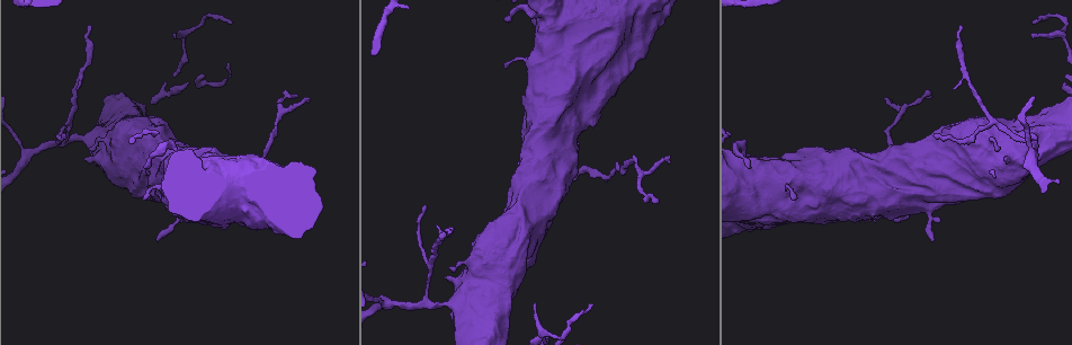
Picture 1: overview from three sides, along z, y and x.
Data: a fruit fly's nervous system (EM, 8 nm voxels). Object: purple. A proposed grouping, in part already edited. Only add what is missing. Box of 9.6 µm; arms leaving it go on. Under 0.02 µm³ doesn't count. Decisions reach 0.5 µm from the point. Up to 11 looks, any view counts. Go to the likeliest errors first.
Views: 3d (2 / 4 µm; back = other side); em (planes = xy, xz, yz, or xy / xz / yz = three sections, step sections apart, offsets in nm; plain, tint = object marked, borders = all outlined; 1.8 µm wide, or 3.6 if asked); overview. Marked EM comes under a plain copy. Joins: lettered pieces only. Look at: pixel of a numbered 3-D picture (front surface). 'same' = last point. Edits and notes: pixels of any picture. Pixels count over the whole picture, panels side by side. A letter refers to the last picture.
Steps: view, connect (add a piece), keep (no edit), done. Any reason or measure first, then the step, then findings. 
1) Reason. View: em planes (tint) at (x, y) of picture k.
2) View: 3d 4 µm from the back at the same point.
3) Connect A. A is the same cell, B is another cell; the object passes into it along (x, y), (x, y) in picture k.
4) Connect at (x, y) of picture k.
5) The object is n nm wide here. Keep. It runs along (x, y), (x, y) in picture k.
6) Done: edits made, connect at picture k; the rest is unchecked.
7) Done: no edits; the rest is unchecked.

Sudden change in width. View: 3d 4 µm at (745, 153) of picture 1.

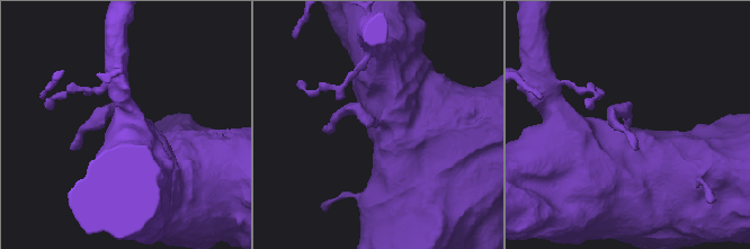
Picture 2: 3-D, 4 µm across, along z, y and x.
Now the EM. View: em 3.6 µm xy step 4 (tint) at (379, 123) of picture 2.

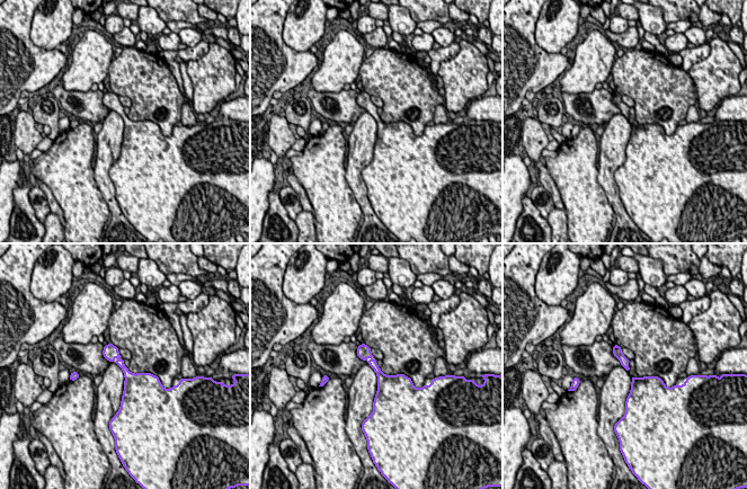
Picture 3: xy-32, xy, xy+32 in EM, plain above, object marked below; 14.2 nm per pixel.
View: em 3.6 µm planes (borders) at the same point.

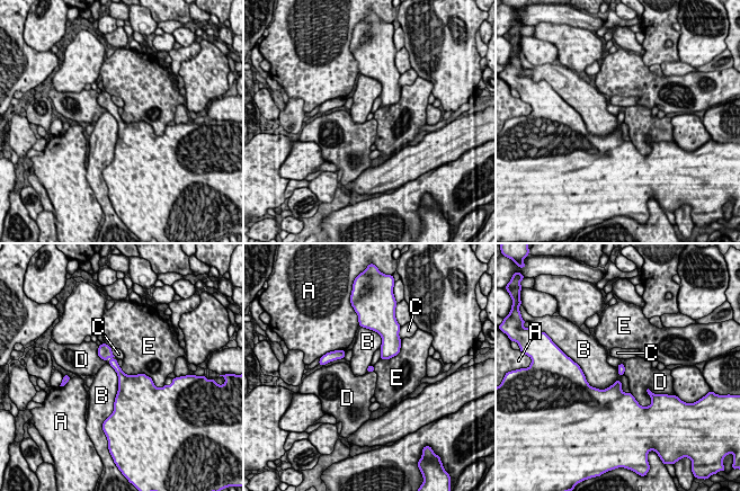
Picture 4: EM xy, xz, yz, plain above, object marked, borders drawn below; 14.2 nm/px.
Keep. A, B, C, D and E are other cells; a border runs along (584, 373), (630, 393) in picture 4; none of them fits.

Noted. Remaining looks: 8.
Thin end. View: em yz step 4 (tint) at (960, 25) of picture 1.

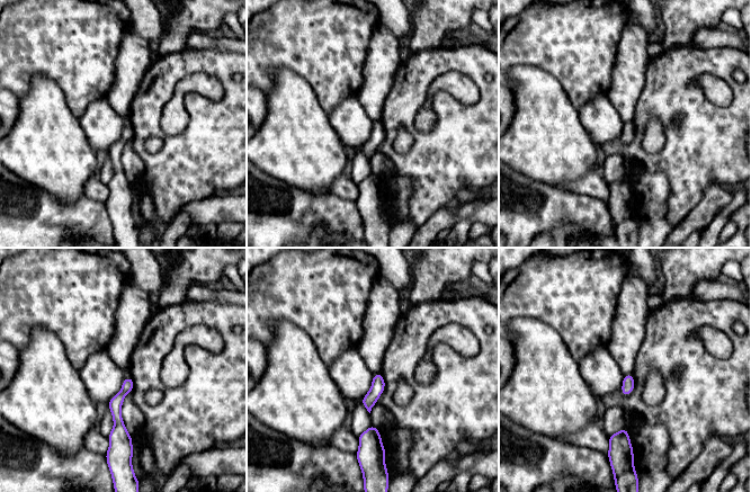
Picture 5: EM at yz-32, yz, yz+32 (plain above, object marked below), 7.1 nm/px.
Cut it another way. View: em planes (borders) at the same point.

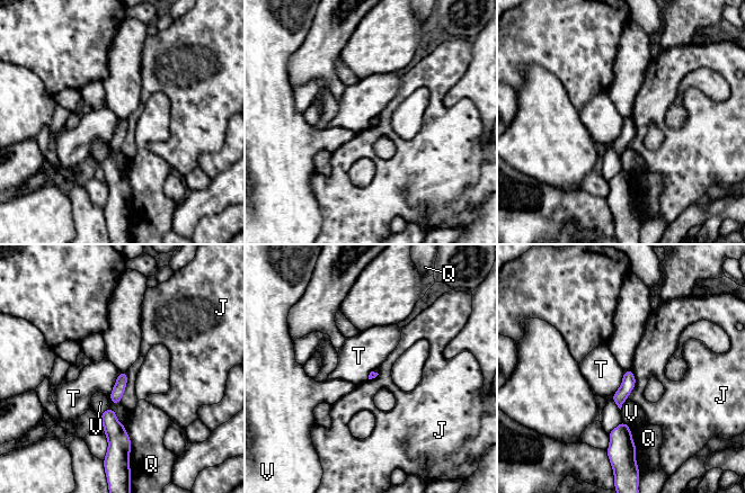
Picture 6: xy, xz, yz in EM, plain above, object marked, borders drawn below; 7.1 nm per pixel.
Keep. J, Q, T and V are other cells; a border runs along (624, 370), (621, 385), (612, 394) in picture 6; no lettered piece goes on from it.

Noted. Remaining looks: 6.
Sudden change in width. View: 3d 4 µm at (902, 216) of picture 1.

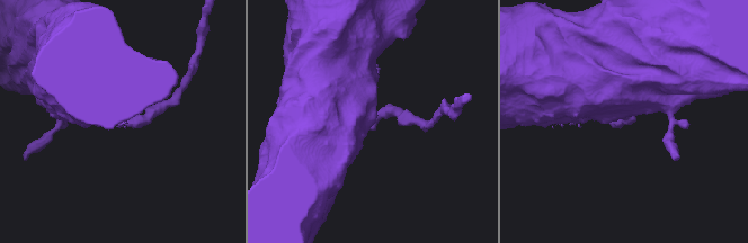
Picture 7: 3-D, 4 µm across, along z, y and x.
View: em 3.6 µm xy step 8 (tint) at (626, 117) of picture 7.

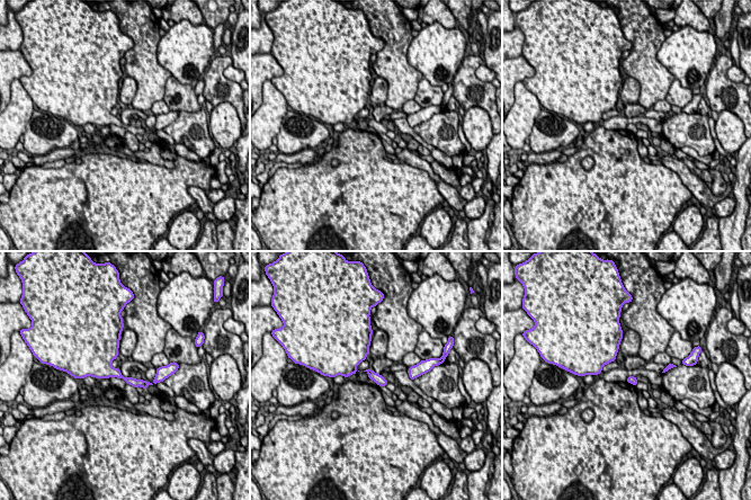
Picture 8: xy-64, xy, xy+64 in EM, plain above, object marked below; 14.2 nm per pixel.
Another direction. View: em 3.6 µm planes (borders) at the same point.

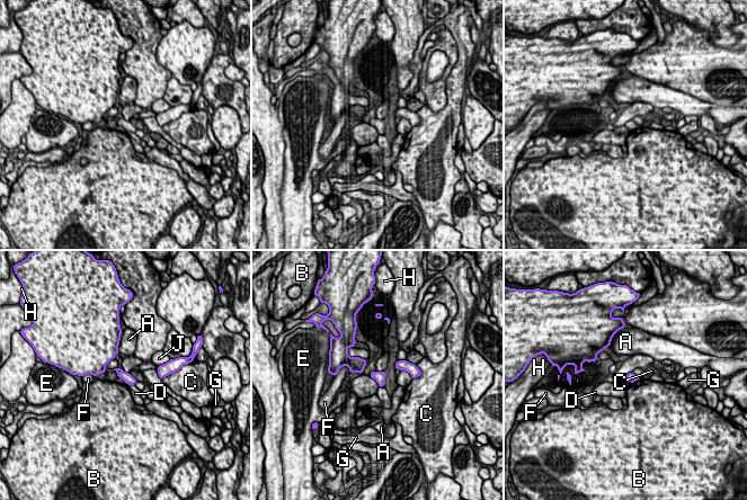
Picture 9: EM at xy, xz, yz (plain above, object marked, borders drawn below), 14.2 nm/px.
The object is 140 nm wide here. Keep. A, B, C, D, E, F, G, H and J are other cells; a border runs along (400, 369), (405, 369), (412, 378) in picture 9; no lettered piece goes on from it.

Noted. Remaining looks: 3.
Touches itself. View: em 3.6 µm planes (tint) at (955, 180) of picture 1.

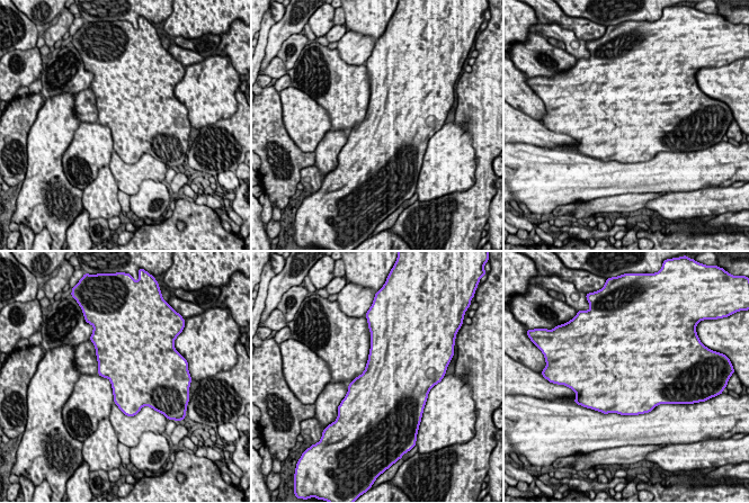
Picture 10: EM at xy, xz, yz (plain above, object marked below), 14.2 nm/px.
What lies round it. View: em 3.6 µm planes (borders) at the same point.

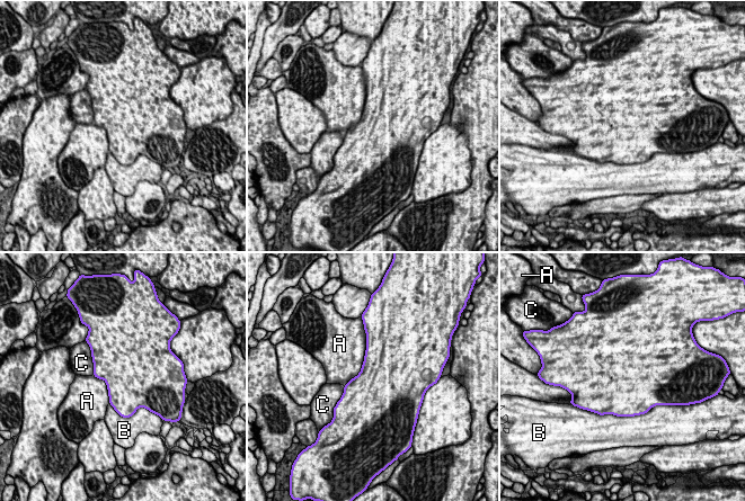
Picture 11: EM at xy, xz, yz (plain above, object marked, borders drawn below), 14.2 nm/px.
The object is 750 nm wide here. Keep. A, B and C are other cells; none of them fits.

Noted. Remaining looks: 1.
Done: no edits; the rest is unchecked.

